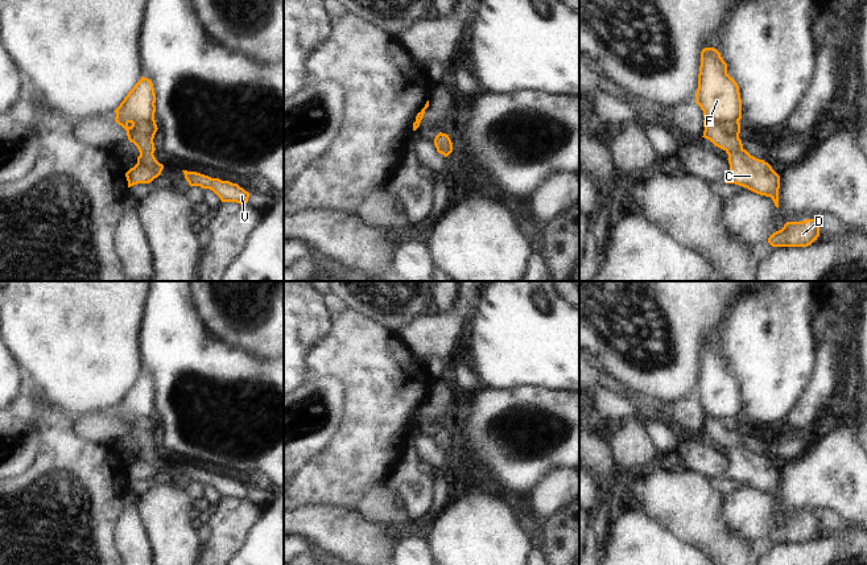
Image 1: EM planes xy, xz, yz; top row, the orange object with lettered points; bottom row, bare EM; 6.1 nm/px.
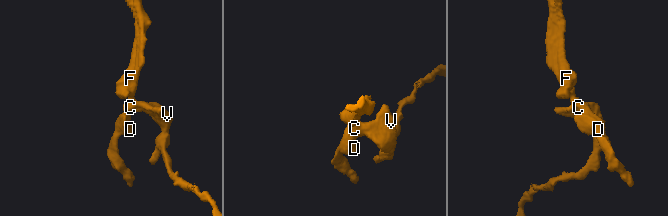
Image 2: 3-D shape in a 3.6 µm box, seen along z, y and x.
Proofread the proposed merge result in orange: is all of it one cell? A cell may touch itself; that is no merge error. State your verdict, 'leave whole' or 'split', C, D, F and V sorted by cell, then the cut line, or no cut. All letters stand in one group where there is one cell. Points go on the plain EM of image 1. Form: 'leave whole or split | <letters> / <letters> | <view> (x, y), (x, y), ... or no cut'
leave whole | C D F V | no cut

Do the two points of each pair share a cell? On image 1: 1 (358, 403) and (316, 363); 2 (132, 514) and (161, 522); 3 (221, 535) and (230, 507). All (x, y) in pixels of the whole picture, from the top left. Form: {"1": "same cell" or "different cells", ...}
{"1": "same cell", "2": "different cells", "3": "same cell"}

